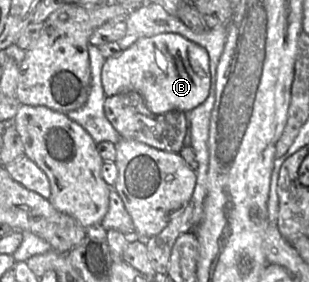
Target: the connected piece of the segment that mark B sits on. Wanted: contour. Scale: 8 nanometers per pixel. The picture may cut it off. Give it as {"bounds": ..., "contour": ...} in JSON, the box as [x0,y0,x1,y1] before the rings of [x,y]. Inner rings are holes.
{"bounds":[101,33,209,114],"contour":[[[177,33],[143,37],[119,55],[105,60],[101,81],[107,97],[137,92],[153,114],[173,110],[187,112],[202,104],[209,95],[209,56],[205,48]]]}

